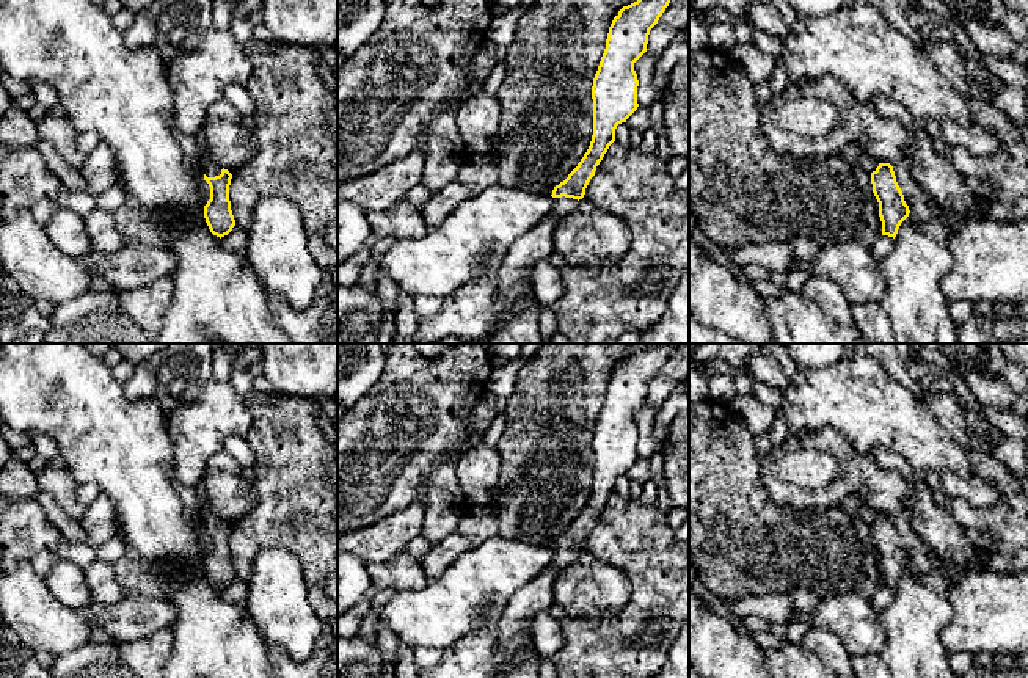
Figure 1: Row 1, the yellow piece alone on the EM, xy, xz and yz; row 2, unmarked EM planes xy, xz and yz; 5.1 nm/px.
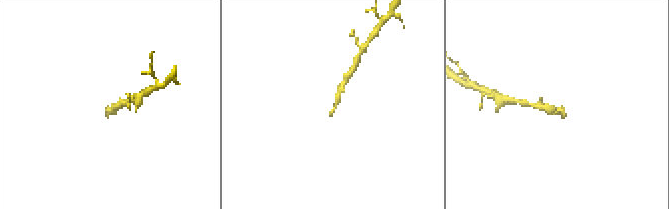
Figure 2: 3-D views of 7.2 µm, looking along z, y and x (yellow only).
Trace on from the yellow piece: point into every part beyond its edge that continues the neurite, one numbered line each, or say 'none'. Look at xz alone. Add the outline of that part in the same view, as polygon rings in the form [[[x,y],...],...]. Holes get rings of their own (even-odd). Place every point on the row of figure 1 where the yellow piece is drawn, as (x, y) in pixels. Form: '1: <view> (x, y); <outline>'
1: xz (471, 313); [[[556,198],[551,213],[513,242],[499,268],[449,293],[438,314],[421,319],[410,344],[438,342],[447,336],[485,344],[498,322],[505,314],[523,309],[534,295],[530,272],[537,262],[551,259],[554,231],[578,204],[573,198]]]

